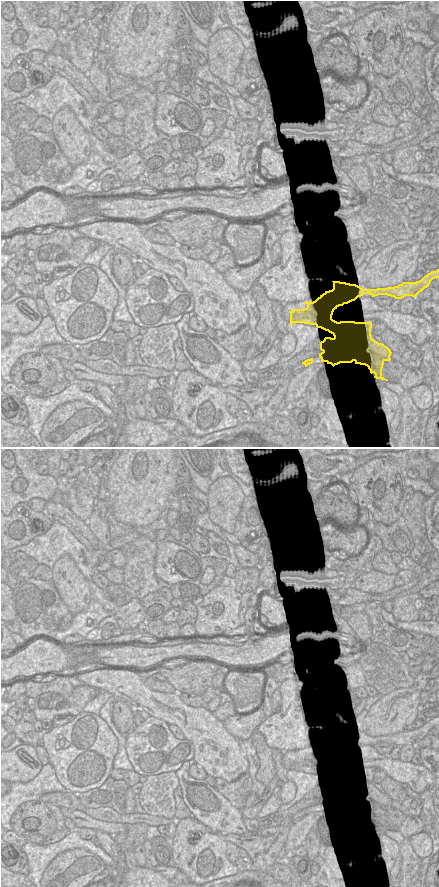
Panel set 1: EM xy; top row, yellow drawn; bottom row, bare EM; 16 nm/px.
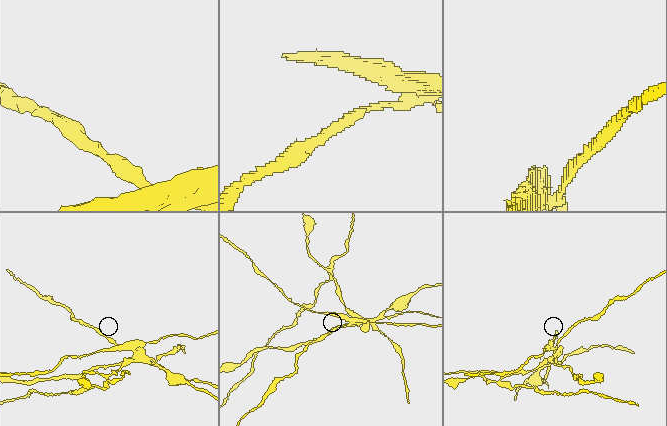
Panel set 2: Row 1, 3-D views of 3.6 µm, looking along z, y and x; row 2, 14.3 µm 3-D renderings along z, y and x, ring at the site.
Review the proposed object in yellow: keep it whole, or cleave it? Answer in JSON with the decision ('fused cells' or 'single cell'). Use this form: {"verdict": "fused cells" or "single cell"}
{"verdict": "fused cells"}

